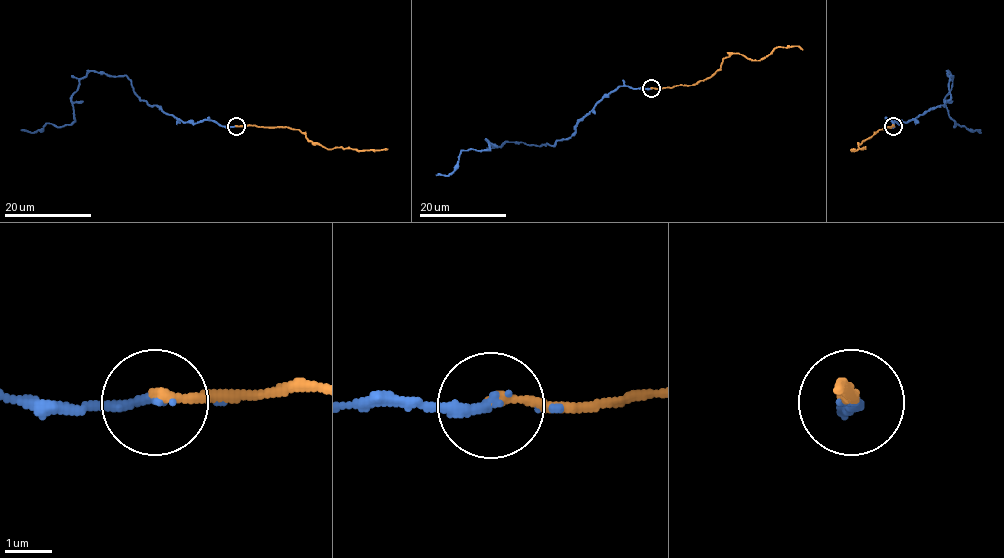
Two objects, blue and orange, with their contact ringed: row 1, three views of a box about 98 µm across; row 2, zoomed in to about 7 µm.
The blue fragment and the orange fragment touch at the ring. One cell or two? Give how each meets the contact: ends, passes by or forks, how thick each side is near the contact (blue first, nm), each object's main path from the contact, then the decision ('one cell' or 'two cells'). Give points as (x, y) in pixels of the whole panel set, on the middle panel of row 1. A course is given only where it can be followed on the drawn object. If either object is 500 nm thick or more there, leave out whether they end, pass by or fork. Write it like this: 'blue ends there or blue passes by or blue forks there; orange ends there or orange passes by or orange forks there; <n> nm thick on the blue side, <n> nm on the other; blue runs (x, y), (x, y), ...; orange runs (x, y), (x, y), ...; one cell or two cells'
blue ends there; orange ends there; 240 nm thick on the blue side, 200 nm on the other; blue runs (651, 88), (618, 86), (553, 146), (495, 148), (486, 139), (489, 147), (463, 150), (451, 173), (436, 175); orange runs (651, 88), (698, 84), (710, 78), (724, 59), (733, 53), (760, 61), (778, 47), (798, 46), (802, 50); one cell

